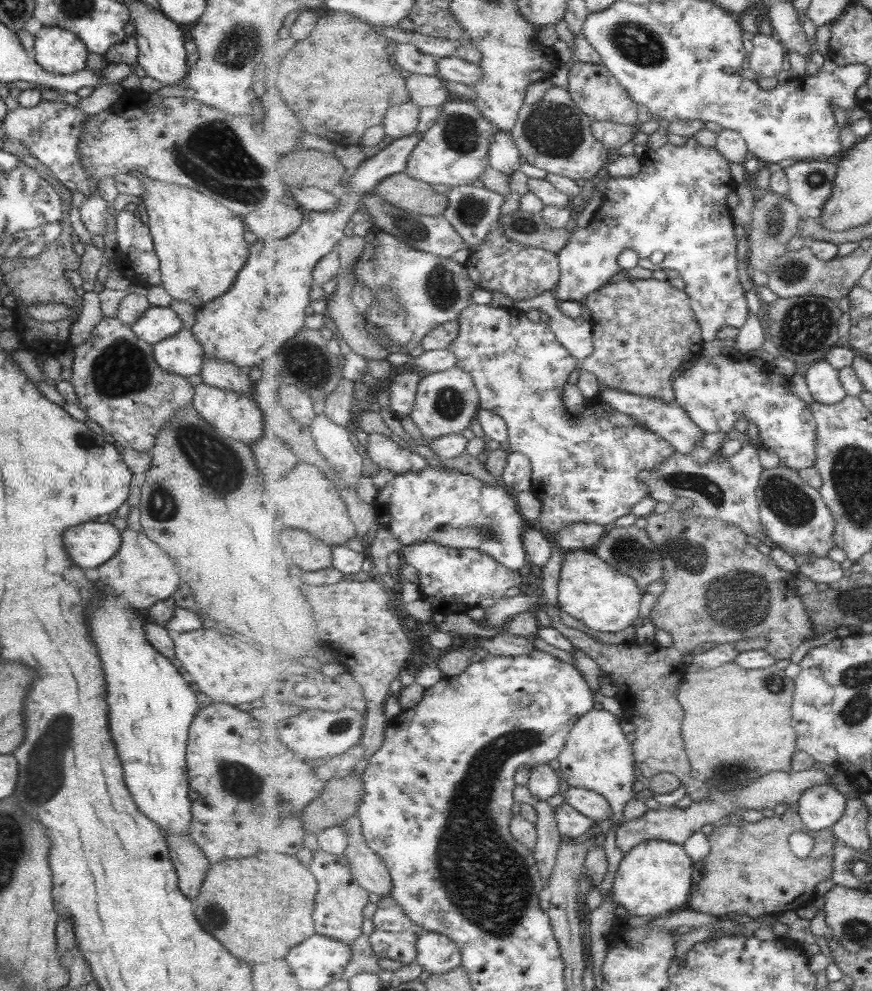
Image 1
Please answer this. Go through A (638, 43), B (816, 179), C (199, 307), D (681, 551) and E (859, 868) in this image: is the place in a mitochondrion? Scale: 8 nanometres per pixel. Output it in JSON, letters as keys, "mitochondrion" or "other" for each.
{"A":"mitochondrion","B":"mitochondrion","C":"other","D":"mitochondrion","E":"mitochondrion"}

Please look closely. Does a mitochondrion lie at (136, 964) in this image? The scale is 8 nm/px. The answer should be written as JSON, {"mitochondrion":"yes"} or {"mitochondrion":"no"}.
{"mitochondrion":"no"}

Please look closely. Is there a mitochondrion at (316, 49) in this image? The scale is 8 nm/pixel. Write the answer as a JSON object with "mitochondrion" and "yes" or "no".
{"mitochondrion":"no"}

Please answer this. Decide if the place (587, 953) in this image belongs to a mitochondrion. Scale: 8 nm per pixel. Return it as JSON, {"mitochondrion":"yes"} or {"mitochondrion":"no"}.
{"mitochondrion":"no"}

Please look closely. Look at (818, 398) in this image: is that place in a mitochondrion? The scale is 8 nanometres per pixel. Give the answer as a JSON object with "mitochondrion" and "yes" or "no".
{"mitochondrion":"no"}

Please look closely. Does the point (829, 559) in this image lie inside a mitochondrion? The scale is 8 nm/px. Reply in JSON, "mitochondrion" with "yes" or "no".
{"mitochondrion":"no"}

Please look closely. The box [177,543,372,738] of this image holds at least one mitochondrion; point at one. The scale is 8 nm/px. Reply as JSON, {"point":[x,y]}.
{"point":[338,726]}

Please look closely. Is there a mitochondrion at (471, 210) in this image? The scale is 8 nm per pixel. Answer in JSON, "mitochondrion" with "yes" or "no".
{"mitochondrion":"yes"}

